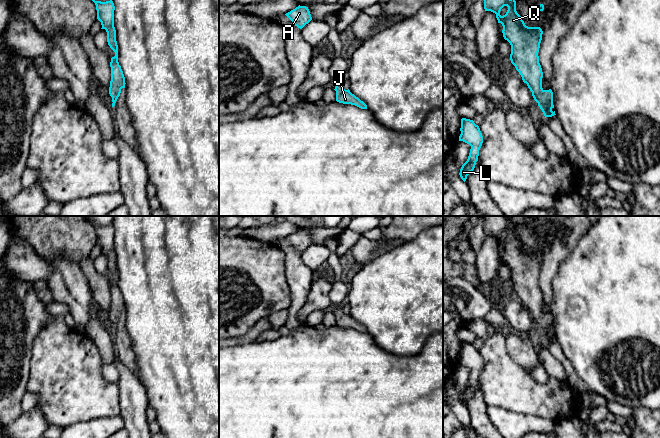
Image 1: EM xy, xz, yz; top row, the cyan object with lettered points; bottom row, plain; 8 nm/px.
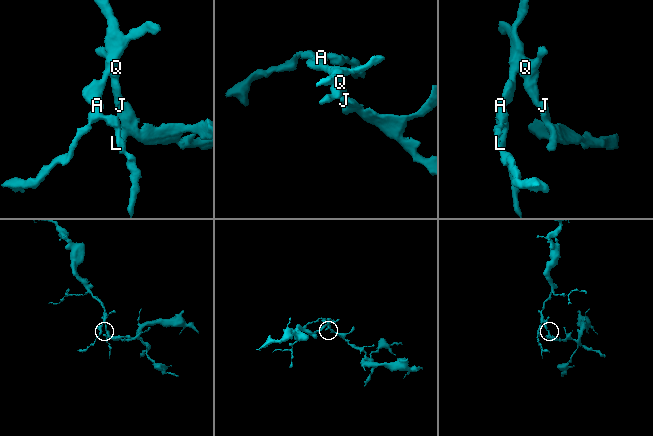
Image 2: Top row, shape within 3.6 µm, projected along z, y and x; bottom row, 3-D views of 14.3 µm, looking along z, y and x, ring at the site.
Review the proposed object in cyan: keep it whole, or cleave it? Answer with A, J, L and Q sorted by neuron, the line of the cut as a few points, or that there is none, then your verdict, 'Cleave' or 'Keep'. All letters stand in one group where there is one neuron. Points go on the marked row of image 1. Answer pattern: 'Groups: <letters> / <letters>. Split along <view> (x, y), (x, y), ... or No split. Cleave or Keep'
Groups: A J L Q. No split. Keep

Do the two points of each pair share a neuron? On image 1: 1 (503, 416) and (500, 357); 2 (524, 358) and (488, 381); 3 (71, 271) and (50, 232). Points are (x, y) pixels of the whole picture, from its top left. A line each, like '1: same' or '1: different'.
1: different
2: different
3: different

